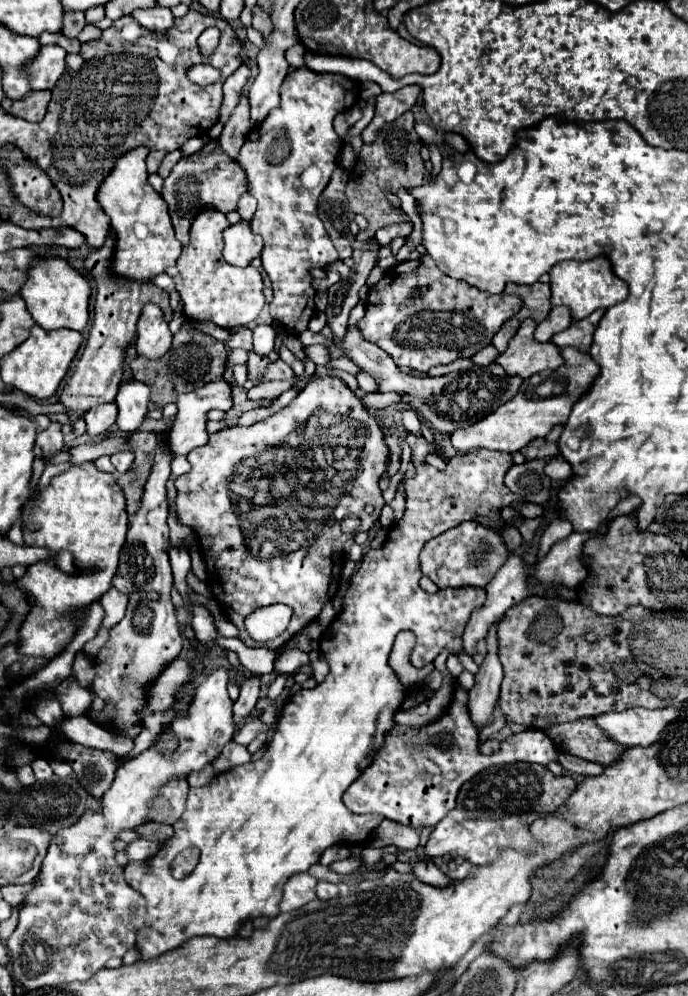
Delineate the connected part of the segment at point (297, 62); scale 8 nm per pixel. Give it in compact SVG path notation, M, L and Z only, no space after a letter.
M296 43L292 49L286 51L286 59L290 61L292 67L304 67L304 53L306 53L306 47L302 43Z

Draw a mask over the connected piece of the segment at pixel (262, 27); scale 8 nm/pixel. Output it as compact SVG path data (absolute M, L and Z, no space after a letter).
M254 5L252 9L252 25L262 33L262 35L268 35L272 31L272 21L268 17L268 13L264 13L258 5Z

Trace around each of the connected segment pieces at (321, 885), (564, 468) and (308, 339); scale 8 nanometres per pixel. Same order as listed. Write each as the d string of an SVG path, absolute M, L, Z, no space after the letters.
M318 881L318 885L316 885L316 895L318 895L318 899L328 901L328 899L332 899L332 897L338 897L338 887L336 887L334 883Z
M556 457L556 459L552 459L548 465L546 465L546 475L552 479L552 481L558 481L558 483L564 483L564 481L568 481L572 475L572 467L564 461L564 459L560 459L560 457Z
M304 331L304 333L300 333L300 341L302 341L302 345L304 347L308 347L308 345L330 345L330 341L328 339L324 339L320 333L312 333L312 331Z

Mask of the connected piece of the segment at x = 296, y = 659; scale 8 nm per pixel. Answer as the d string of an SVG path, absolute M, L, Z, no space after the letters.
M286 649L274 667L278 673L296 673L306 663L308 663L308 653L300 649Z

